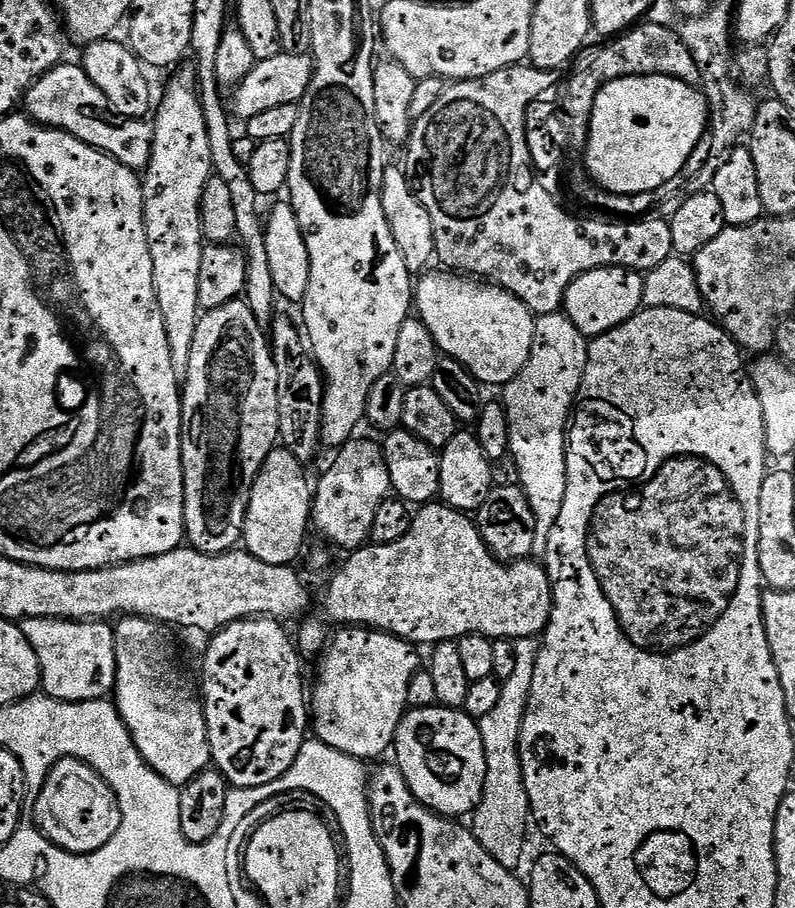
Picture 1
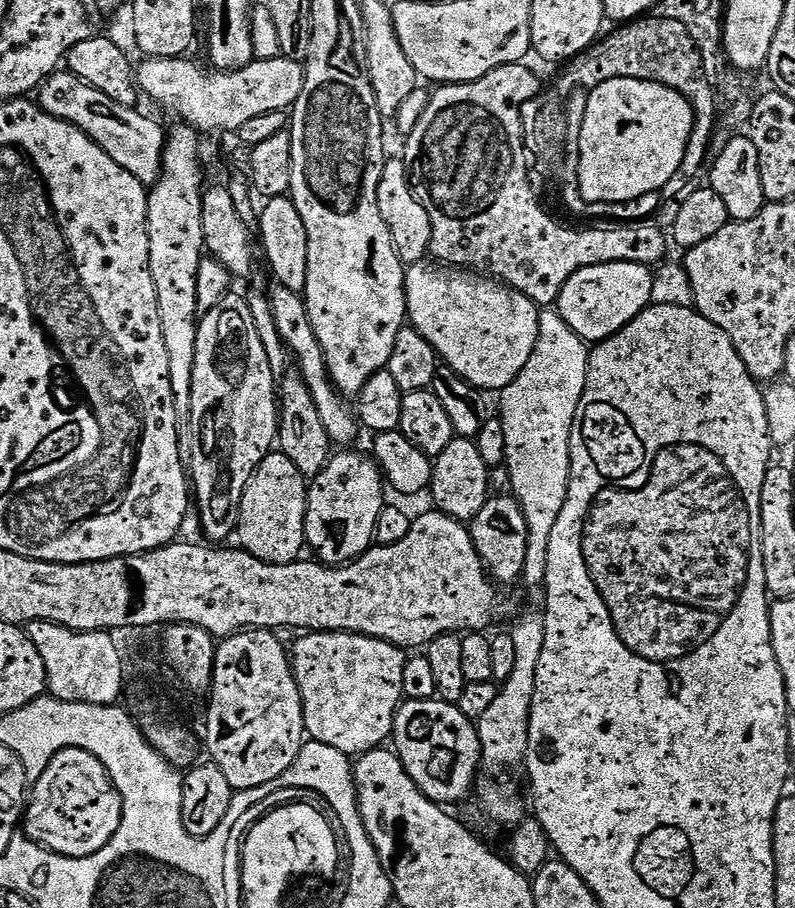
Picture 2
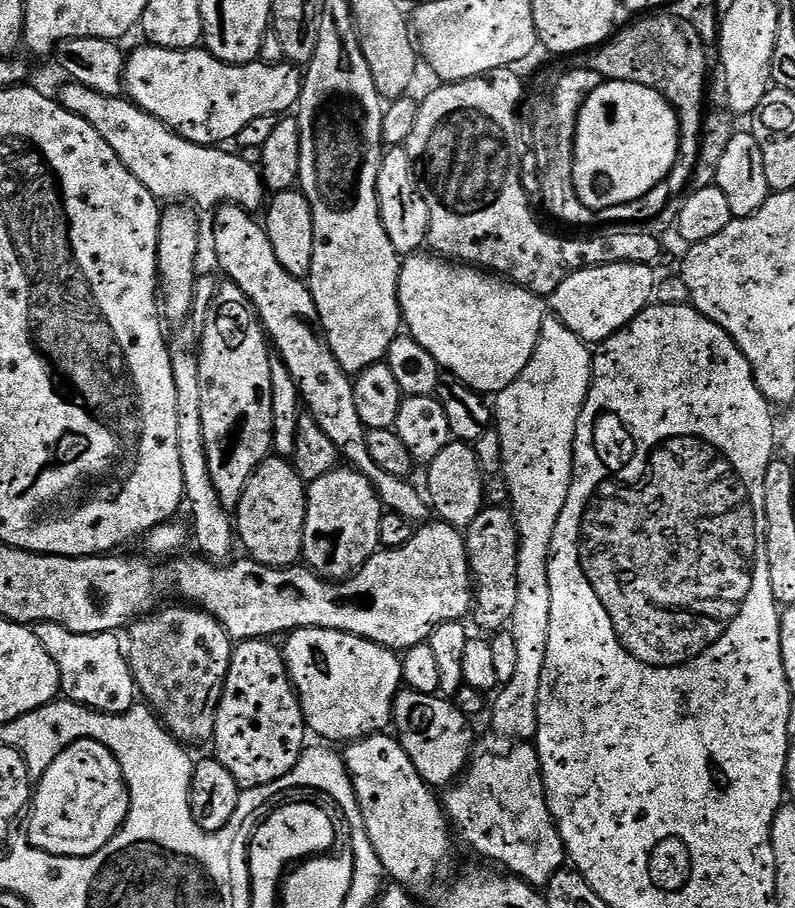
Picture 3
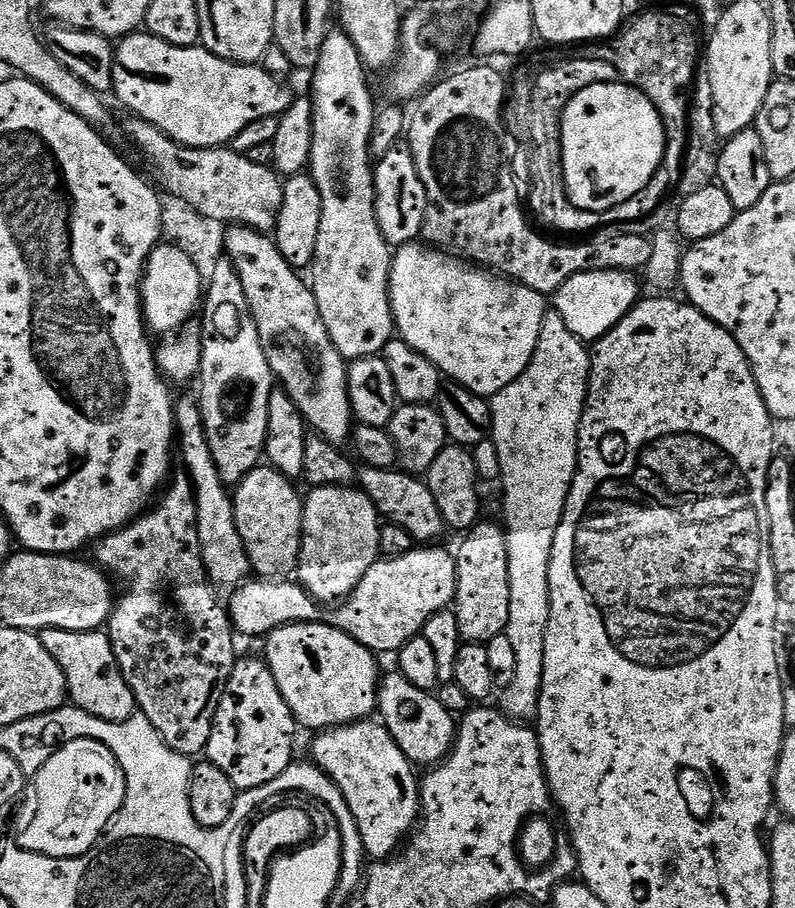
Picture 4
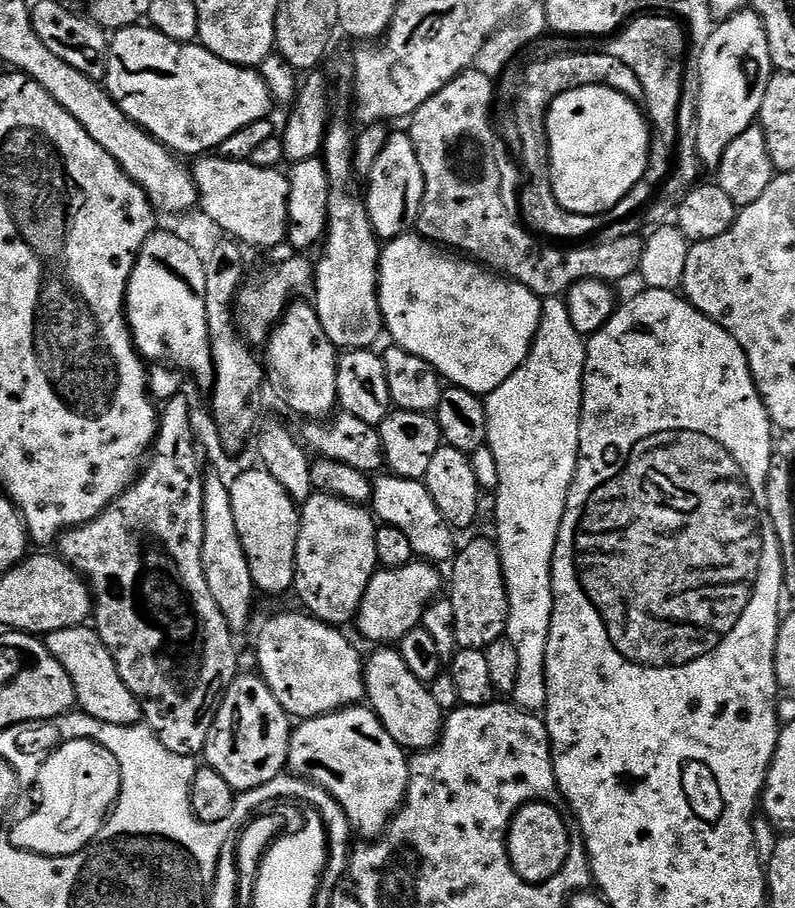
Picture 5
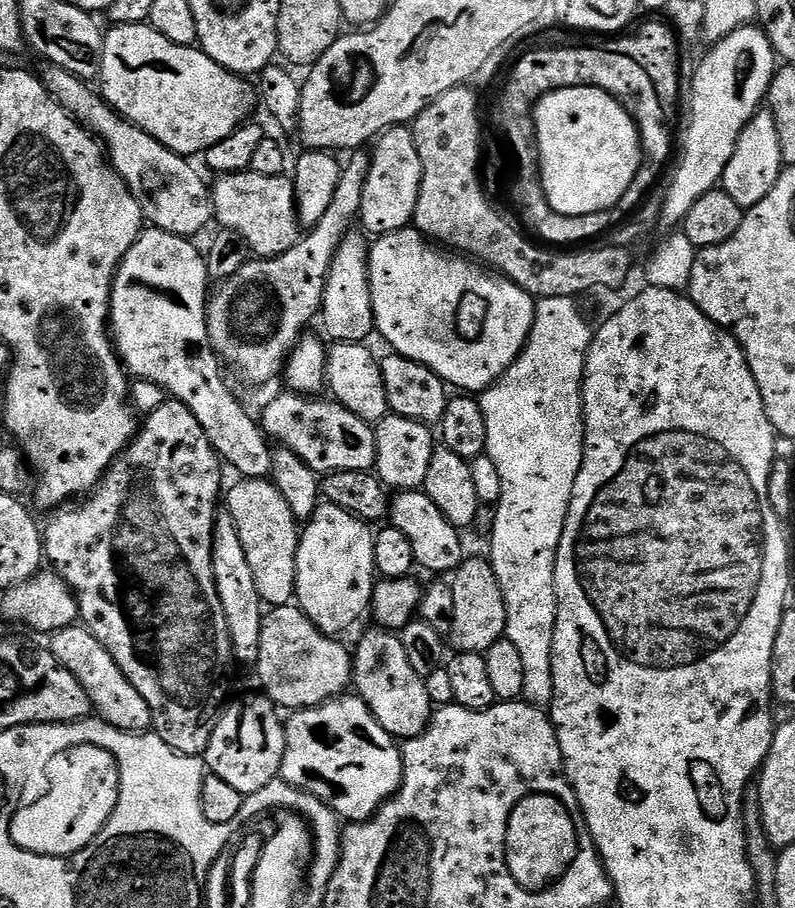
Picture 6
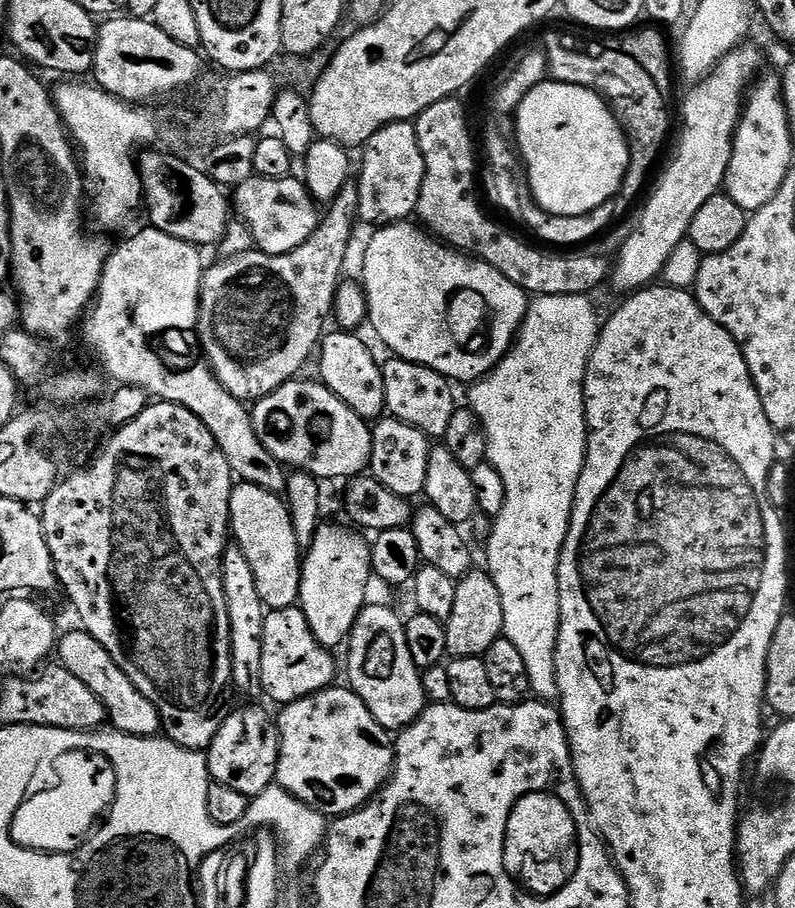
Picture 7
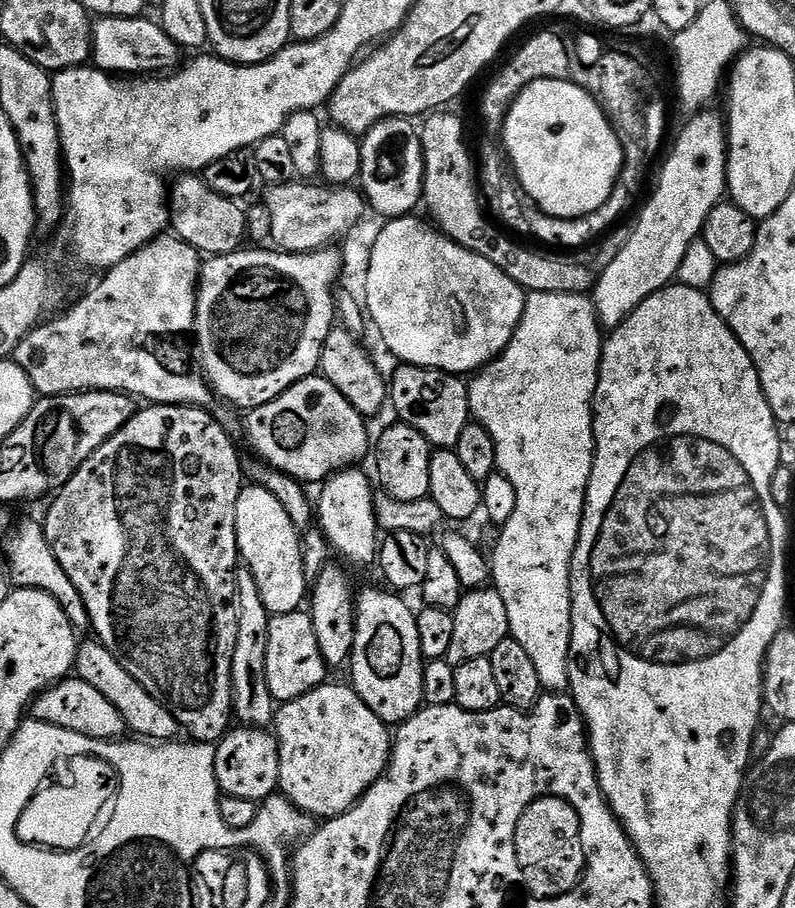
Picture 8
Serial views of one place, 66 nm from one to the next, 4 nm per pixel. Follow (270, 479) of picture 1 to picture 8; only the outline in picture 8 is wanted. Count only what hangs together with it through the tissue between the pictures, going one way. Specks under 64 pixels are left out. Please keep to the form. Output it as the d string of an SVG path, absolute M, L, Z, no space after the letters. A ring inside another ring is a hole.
M244 486L236 503L234 514L236 550L243 567L254 578L258 598L266 606L269 617L301 611L310 582L303 574L303 554L300 553L301 535L297 532L291 515L270 490Z

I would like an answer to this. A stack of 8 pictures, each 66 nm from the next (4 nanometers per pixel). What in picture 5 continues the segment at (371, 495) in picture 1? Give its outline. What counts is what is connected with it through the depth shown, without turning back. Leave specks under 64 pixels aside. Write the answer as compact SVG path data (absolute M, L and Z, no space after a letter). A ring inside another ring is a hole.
M313 491L302 504L294 592L300 595L307 615L315 616L323 624L344 626L360 611L366 586L370 586L370 578L378 571L377 527L367 507L351 504L337 496Z

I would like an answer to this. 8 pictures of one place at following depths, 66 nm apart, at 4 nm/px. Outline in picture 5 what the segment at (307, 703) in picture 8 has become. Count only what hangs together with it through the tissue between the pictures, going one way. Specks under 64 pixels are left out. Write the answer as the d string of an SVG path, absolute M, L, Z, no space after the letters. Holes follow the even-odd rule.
M353 706L297 723L288 751L287 771L329 792L338 802L338 806L342 806L346 818L352 823L353 833L361 841L371 842L384 835L388 824L404 805L408 796L409 763L405 749L401 748L398 742L394 742L394 738L390 738L390 734L371 707Z

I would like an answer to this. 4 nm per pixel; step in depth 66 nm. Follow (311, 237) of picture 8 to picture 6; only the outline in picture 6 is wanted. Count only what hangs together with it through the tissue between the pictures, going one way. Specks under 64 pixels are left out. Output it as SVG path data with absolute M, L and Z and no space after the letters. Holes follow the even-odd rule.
M249 170L217 175L215 180L210 188L215 223L220 223L221 229L242 234L257 257L284 256L300 241L302 225L296 214L296 185L287 175L267 176Z

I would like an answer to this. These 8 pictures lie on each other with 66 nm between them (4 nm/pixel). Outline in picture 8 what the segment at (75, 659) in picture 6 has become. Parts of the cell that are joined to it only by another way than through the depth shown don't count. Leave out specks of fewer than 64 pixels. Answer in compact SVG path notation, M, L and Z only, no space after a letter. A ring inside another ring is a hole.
M89 638L85 644L83 641L77 647L74 672L79 679L90 682L90 686L94 686L94 690L98 690L98 694L102 694L114 706L114 710L124 719L124 727L129 733L152 742L172 742L179 737L176 735L181 735L180 723L166 710L166 706L150 698L139 682L126 674L118 658L114 658L114 654L110 654L110 650L103 648L95 639Z

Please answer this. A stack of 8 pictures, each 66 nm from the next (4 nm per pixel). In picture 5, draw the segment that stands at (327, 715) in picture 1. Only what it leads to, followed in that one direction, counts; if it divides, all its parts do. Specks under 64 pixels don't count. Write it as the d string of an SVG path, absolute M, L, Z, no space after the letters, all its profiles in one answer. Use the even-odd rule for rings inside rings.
M284 612L281 616L272 616L261 626L260 637L256 640L256 660L260 663L259 675L264 677L274 698L278 698L289 717L299 718L301 721L359 705L366 696L365 661L362 656L360 660L359 650L340 633L343 631L339 627L323 624L315 616L300 612Z

